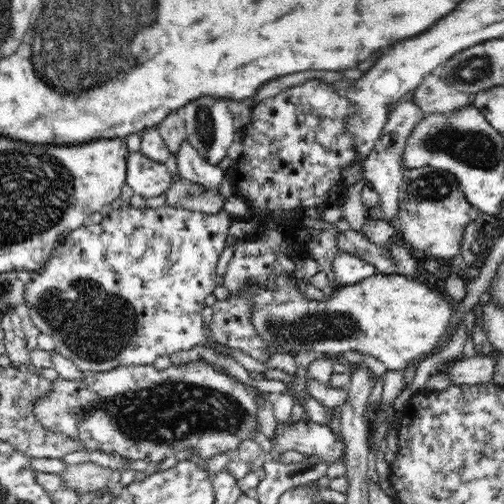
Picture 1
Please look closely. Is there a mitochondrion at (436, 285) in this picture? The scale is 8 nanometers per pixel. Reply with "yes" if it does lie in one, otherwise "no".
no

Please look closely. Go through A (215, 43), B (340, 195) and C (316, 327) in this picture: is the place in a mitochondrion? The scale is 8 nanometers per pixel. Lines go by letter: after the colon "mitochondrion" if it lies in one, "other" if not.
A: other
B: other
C: mitochondrion

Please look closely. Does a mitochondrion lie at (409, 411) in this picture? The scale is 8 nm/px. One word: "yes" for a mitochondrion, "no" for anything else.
no

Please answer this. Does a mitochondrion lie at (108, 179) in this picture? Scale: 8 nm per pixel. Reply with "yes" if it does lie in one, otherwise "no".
no

